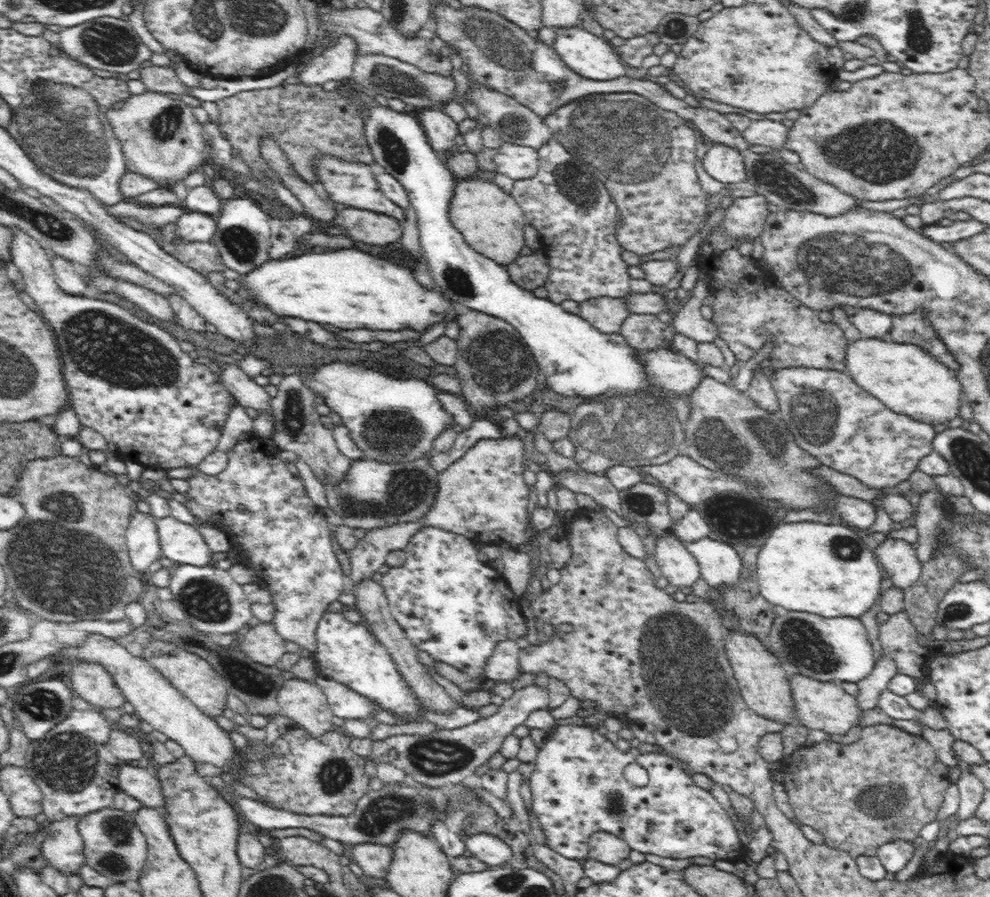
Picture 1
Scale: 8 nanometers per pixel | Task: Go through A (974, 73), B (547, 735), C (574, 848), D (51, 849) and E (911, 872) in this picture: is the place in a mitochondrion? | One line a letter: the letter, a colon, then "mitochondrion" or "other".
A: other
B: other
C: other
D: other
E: other

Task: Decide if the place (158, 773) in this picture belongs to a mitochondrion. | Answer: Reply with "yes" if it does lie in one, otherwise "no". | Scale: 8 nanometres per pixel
no

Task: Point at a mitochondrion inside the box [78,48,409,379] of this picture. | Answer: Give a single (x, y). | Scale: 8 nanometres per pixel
(165, 124)

